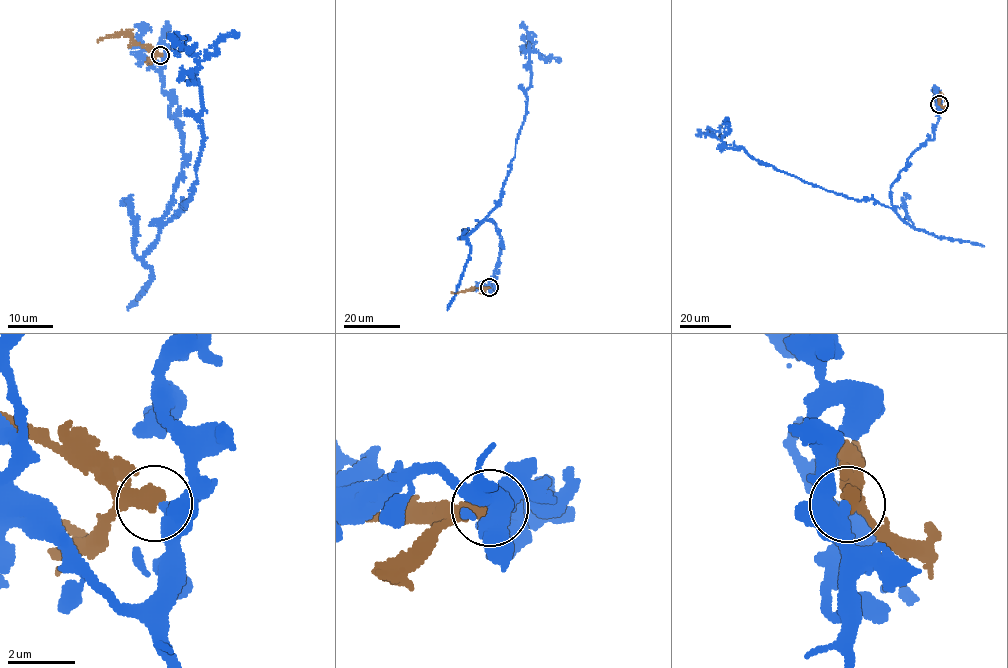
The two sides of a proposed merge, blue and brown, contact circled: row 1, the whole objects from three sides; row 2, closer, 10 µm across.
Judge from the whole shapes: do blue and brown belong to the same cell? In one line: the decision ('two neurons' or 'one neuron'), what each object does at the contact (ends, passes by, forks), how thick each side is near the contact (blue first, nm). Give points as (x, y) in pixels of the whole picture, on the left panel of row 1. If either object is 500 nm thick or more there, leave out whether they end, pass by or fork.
two neurons; blue ends; brown ends; calibres 440 and 440 nm

